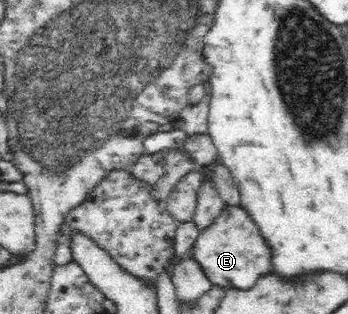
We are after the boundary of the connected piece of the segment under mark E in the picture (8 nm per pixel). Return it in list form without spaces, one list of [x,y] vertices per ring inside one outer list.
[[[226,205],[223,212],[215,218],[213,224],[199,232],[191,252],[207,277],[215,286],[222,288],[239,288],[248,290],[268,273],[272,273],[273,252],[270,244],[265,241],[259,225],[253,221],[251,213],[243,205]]]

